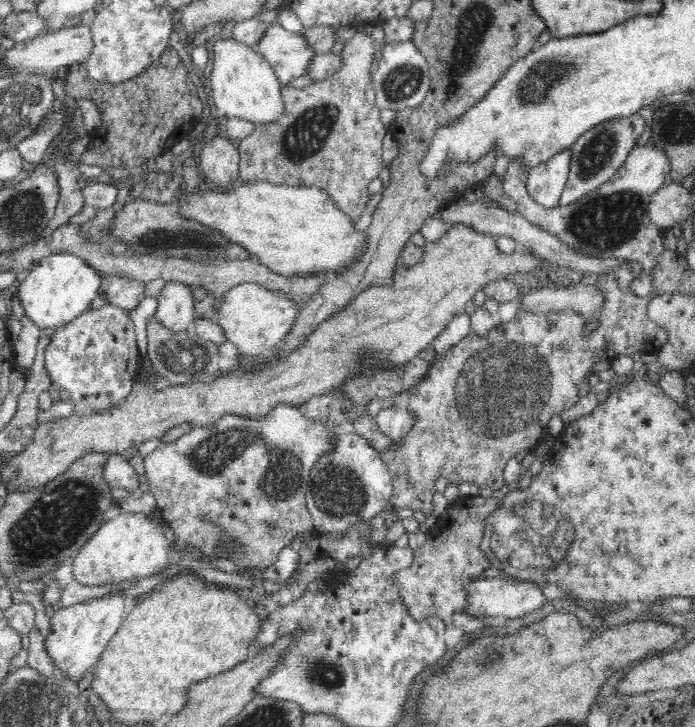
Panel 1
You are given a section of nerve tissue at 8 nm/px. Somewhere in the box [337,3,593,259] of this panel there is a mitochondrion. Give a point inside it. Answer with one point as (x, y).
(464, 49)

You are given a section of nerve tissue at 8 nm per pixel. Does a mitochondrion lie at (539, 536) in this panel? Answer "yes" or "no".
yes

